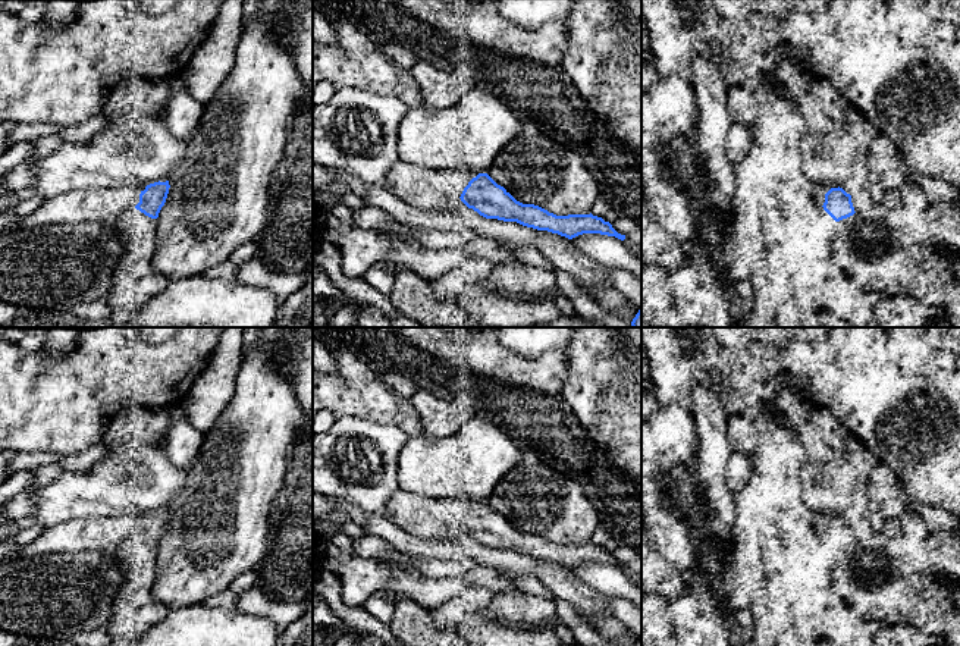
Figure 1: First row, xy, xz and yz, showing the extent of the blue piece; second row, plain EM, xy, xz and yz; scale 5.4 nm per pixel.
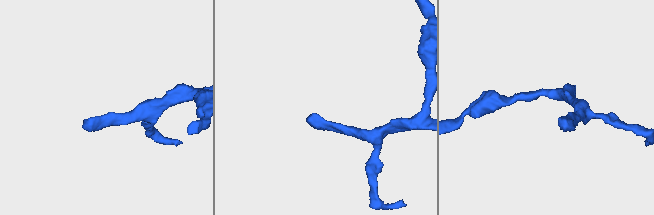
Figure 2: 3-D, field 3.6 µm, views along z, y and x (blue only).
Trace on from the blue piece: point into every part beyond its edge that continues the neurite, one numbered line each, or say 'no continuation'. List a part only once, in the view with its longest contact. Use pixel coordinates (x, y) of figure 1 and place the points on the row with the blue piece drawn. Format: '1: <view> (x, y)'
1: xz (436, 190)

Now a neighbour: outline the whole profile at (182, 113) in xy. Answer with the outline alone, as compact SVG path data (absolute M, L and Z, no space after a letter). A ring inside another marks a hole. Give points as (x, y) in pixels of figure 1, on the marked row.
M182 75L167 79L169 97L163 119L166 126L181 139L188 139L195 132L203 116L204 104L194 100L186 91Z

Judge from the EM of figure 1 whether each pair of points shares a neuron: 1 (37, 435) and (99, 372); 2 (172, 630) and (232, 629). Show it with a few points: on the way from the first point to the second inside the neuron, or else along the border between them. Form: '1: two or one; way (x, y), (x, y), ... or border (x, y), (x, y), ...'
1: one; way (53, 419), (84, 388)
2: one; way (187, 630), (217, 630)

